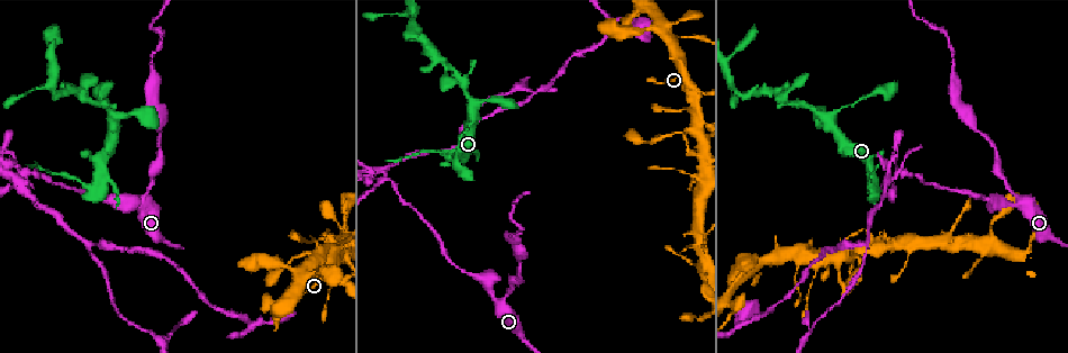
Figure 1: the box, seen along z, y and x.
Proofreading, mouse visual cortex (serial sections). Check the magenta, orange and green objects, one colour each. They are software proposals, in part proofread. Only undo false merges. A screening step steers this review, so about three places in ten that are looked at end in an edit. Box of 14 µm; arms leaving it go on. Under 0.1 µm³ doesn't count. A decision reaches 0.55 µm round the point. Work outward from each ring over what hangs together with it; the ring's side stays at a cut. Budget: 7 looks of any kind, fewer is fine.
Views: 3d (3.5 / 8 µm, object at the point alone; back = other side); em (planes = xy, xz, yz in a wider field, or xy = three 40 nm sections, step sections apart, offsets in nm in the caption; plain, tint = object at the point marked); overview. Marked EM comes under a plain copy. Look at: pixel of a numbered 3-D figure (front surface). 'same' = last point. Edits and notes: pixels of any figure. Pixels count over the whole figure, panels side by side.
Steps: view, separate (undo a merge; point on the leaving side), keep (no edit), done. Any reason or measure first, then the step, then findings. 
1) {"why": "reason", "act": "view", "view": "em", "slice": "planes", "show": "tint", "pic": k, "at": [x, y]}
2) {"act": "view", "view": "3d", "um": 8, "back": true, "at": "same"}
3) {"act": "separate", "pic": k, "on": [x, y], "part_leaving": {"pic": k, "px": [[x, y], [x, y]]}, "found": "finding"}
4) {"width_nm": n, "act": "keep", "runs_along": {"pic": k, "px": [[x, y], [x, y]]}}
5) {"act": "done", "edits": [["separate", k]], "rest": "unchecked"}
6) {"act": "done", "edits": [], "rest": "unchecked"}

{"why": "three arms meet", "act": "view", "view": "3d", "um": 8, "pic": 1, "at": [1020, 201]}

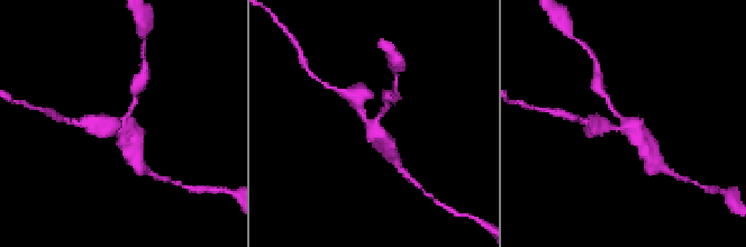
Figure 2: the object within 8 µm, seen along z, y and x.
{"arms": 3, "arm_widths_nm": [150, 200, 450], "why": "need the tissue", "act": "view", "view": "em", "slice": "xy", "step": 2, "show": "tint", "pic": 2, "at": [628, 123]}

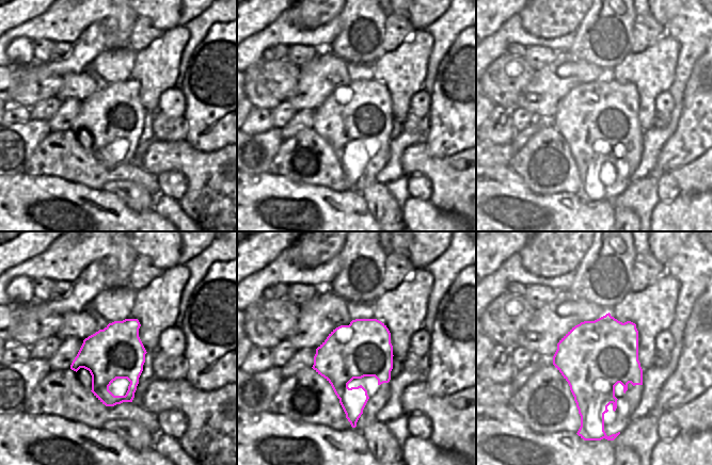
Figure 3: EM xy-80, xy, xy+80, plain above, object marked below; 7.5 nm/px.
{"act": "keep", "runs_along": {"pic": 2, "px": [[387, 146], [361, 115], [358, 102]]}, "found": "all the same cell"}

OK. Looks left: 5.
{"why": "narrows sharply", "act": "view", "view": "3d", "um": 8, "pic": 1, "at": [984, 198]}

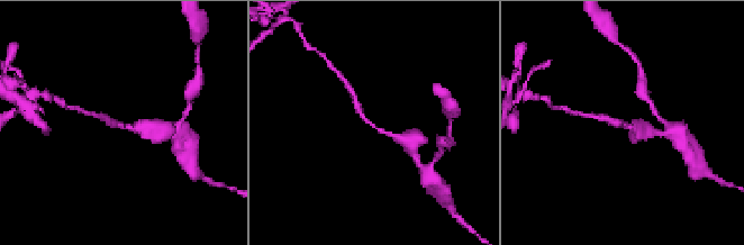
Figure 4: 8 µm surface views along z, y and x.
{"why": "closer look", "act": "view", "view": "3d", "um": 3.5, "pic": 4, "at": [122, 126]}

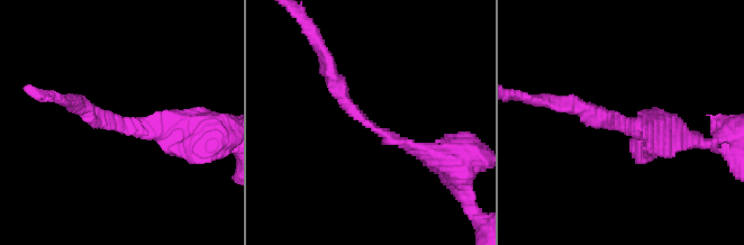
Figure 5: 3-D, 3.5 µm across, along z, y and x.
{"why": "now the EM", "act": "view", "view": "em", "slice": "xy", "step": 5, "show": "tint", "pic": 5, "at": [625, 126]}

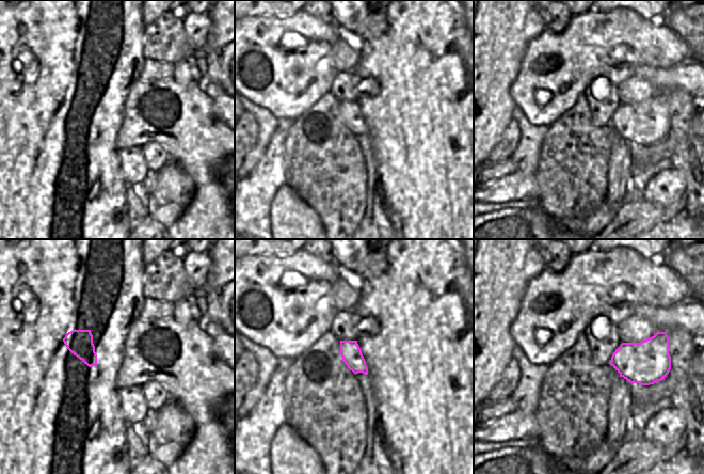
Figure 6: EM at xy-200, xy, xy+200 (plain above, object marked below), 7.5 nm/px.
{"act": "keep", "runs_along": {"pic": 5, "px": [[439, 159], [380, 133], [328, 72]]}, "found": "continuous, no second cell"}

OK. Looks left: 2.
{"why": "a narrow waist", "act": "view", "view": "3d", "um": 3.5, "pic": 1, "at": [25, 174]}

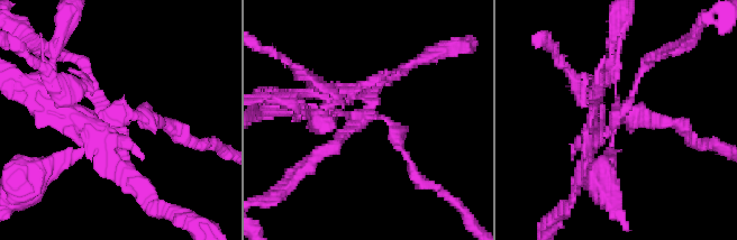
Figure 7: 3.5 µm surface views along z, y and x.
{"act": "view", "view": "em", "slice": "xy", "step": 2, "show": "tint", "pic": 7, "at": [370, 116]}

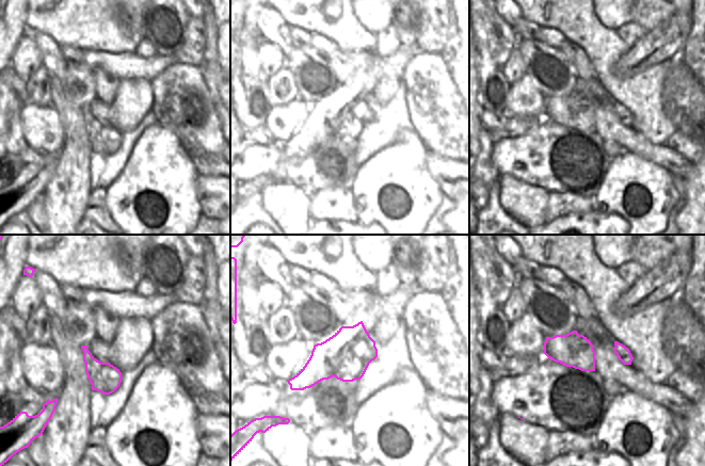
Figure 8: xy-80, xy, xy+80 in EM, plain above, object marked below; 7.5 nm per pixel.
{"act": "separate", "pic": 7, "on": [288, 109], "part_leaving": {"pic": 7, "px": [[383, 119], [362, 86], [397, 75]]}, "found": "two cells meet here"}

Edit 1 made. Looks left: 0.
{"act": "done", "edits": [["separate", 7]], "rest": "unchecked"}

